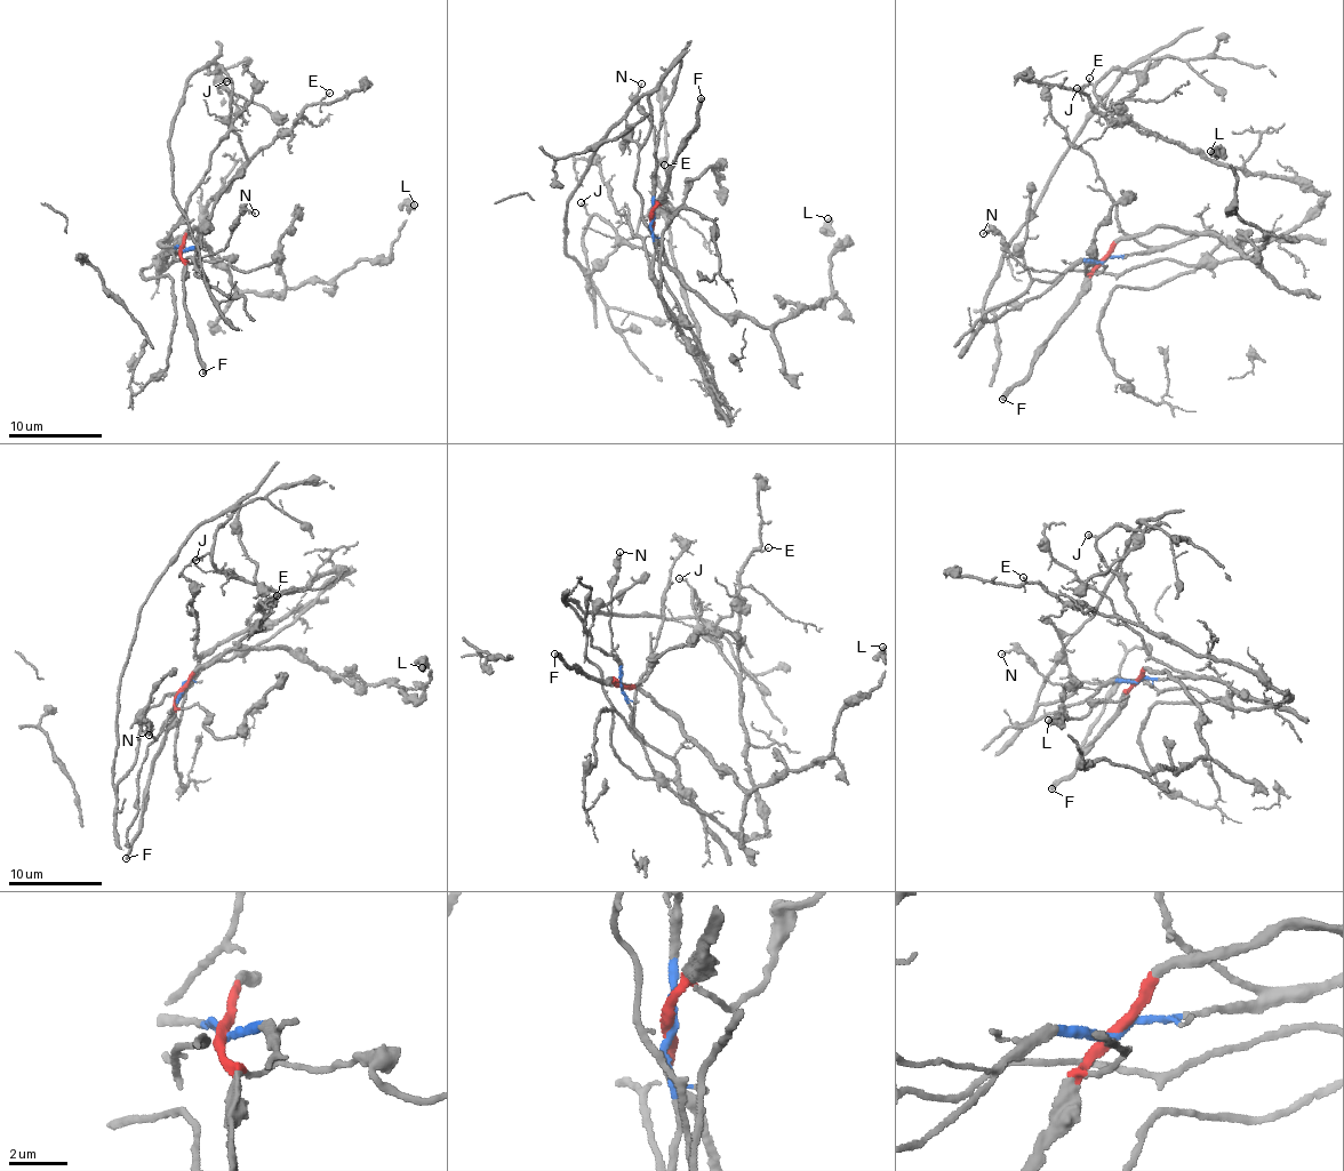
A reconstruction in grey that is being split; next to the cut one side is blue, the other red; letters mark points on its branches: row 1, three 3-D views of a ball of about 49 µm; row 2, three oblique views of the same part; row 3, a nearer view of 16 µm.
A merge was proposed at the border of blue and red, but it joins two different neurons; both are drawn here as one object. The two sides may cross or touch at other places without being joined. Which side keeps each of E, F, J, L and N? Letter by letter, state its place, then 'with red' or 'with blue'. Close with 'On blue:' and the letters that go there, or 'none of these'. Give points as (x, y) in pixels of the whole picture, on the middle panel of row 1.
E: (664, 165) | with blue
F: (701, 98) | with red
J: (581, 202) | with blue
L: (828, 218) | with red
N: (641, 83) | with blue
On blue: E, J, N

